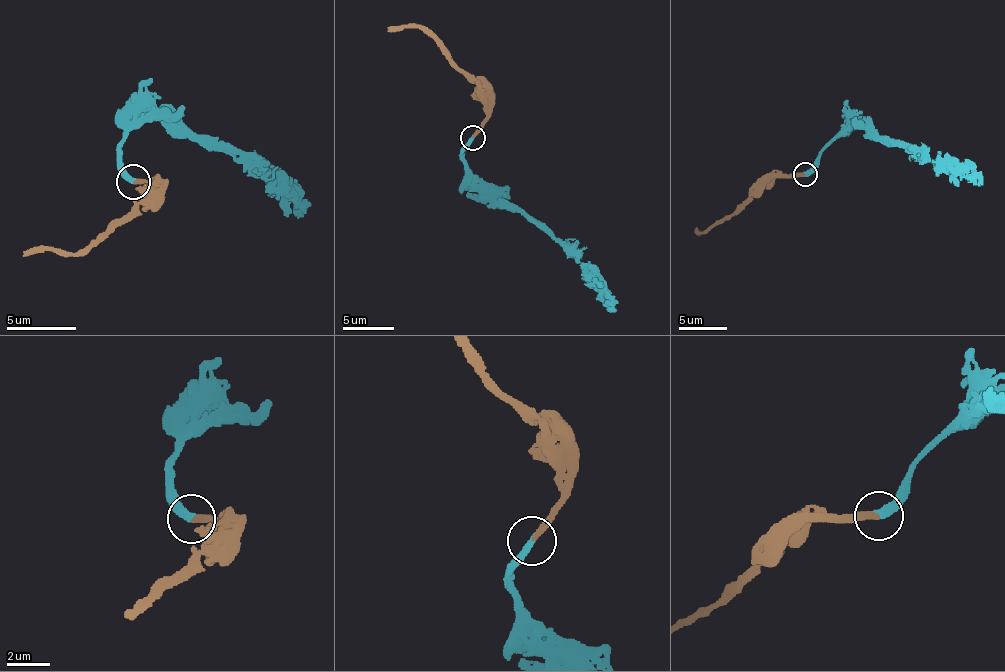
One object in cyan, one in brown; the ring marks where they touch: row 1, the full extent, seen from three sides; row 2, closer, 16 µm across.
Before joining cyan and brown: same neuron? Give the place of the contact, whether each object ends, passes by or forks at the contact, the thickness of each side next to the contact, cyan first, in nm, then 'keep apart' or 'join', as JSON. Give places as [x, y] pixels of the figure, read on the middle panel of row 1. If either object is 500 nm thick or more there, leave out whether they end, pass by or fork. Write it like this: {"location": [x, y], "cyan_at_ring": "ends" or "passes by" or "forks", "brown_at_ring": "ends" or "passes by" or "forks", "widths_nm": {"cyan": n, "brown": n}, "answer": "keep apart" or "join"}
{"location": [472, 137], "cyan_at_ring": "ends", "brown_at_ring": "ends", "widths_nm": {"cyan": 360, "brown": 280}, "answer": "join"}

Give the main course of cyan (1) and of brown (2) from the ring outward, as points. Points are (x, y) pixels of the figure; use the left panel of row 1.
1: (132, 182), (119, 142), (151, 119), (180, 120), (199, 135), (231, 144), (260, 177), (286, 190), (305, 212)
2: (132, 182), (158, 183), (104, 236), (78, 252), (31, 251), (23, 255)

